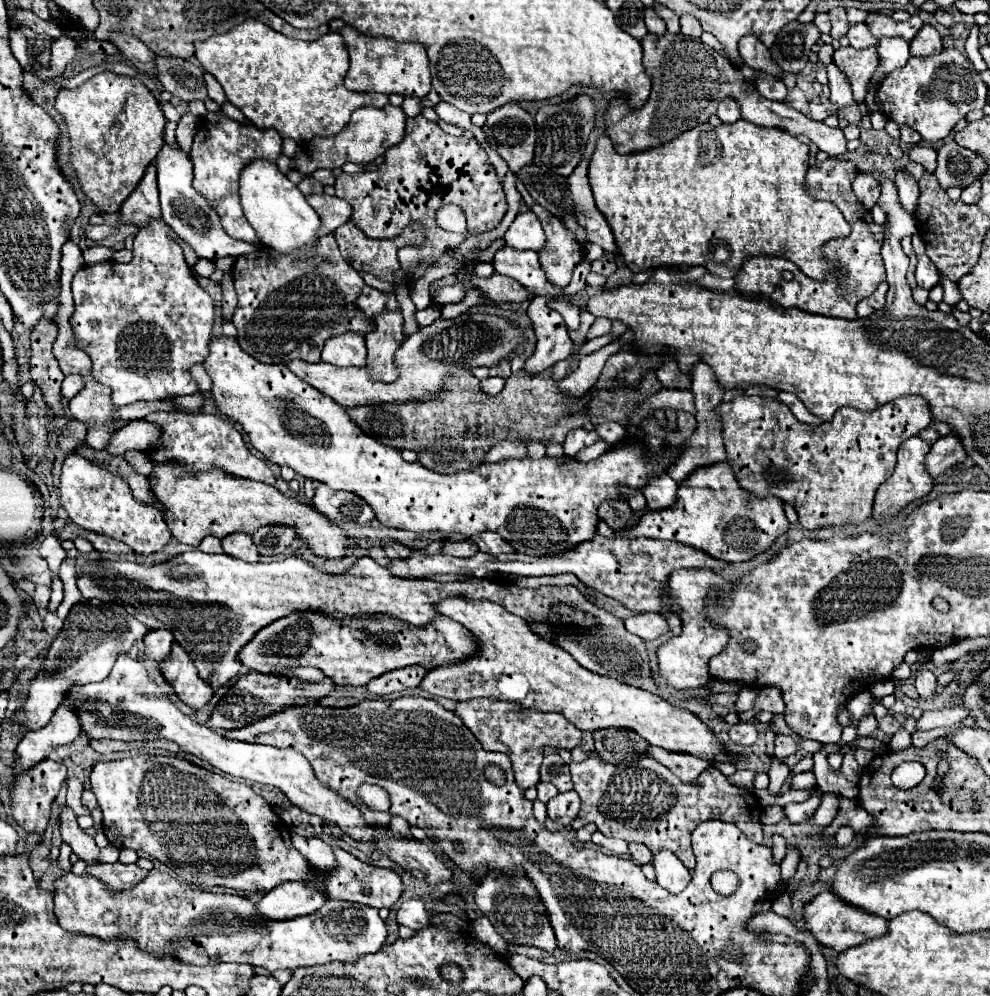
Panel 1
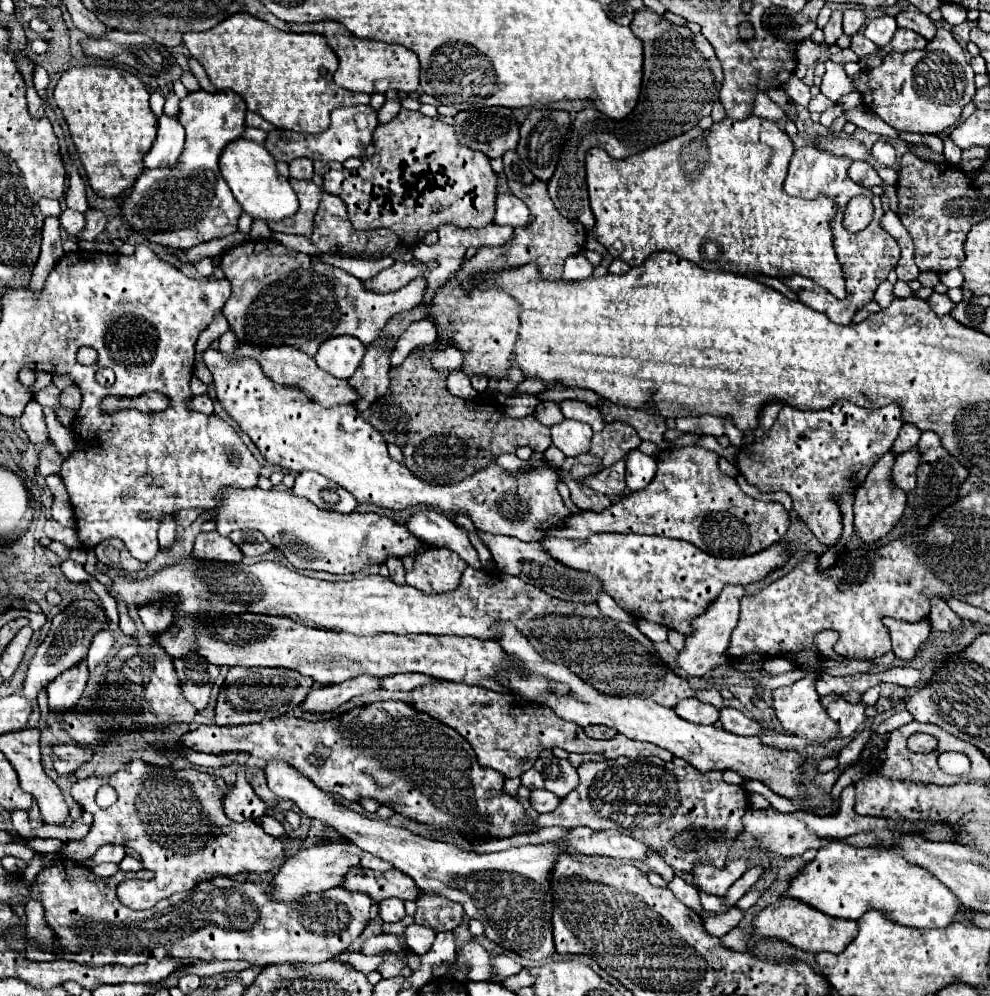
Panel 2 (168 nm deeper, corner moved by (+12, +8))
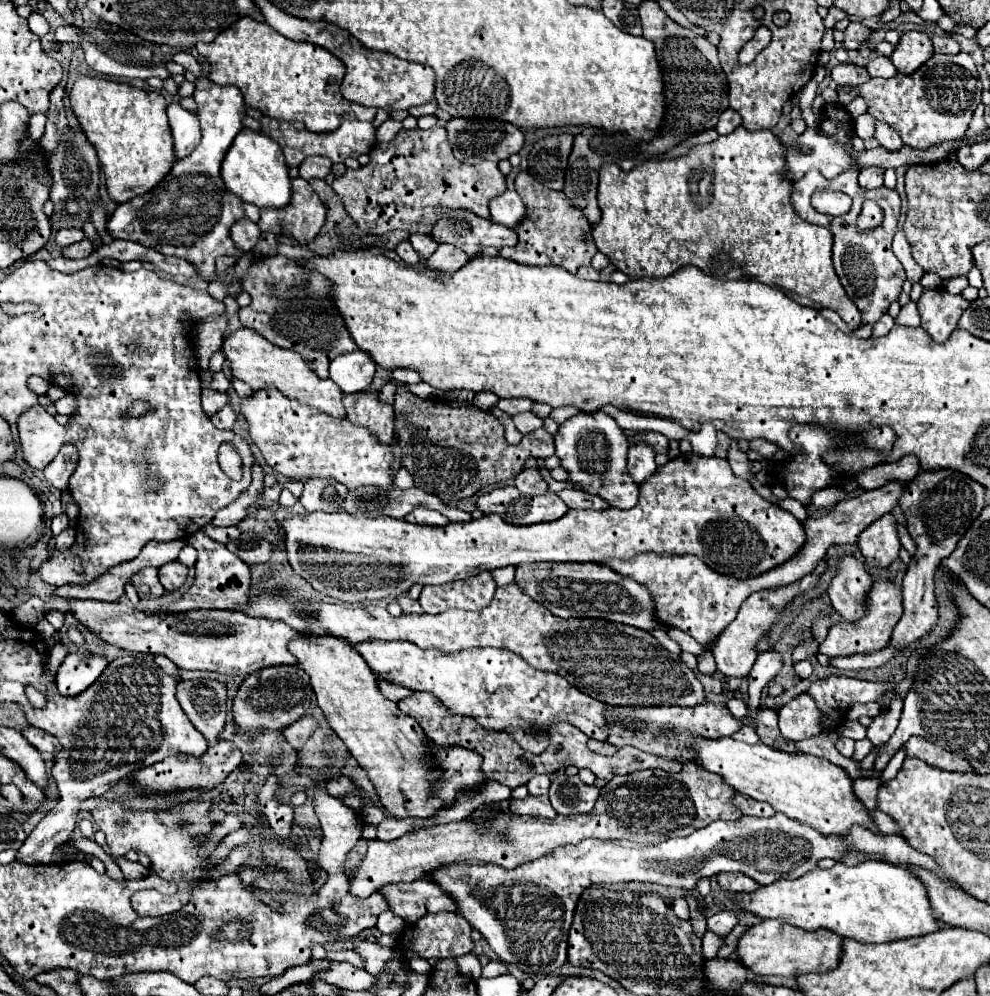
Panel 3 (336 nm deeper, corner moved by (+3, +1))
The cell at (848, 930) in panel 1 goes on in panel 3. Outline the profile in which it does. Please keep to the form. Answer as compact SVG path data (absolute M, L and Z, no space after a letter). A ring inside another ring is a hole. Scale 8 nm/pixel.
M775 919L761 921L755 927L749 927L739 943L737 943L737 959L745 963L755 975L797 975L811 971L829 971L837 967L841 957L841 941L843 937L819 929L819 931L803 931L789 923L779 923Z

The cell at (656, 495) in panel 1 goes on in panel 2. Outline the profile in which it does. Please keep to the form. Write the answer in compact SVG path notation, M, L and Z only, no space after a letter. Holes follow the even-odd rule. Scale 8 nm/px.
M640 450L630 452L626 458L626 484L630 492L644 490L656 474L656 460L652 456L642 454Z

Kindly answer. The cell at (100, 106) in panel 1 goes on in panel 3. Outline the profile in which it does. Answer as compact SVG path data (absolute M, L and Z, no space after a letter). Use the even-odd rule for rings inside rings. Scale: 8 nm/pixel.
M81 77L75 81L69 99L71 99L71 107L79 119L83 133L87 135L89 143L97 149L99 163L107 181L107 191L115 203L127 203L129 199L151 191L171 171L177 159L173 155L173 135L171 135L167 113L165 113L167 101L161 93L141 91L131 85L115 83L109 79Z

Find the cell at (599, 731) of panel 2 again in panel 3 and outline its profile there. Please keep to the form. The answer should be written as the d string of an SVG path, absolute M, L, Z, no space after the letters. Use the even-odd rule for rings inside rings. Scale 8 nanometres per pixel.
M589 739L589 749L593 751L593 753L599 753L599 755L615 755L617 753L617 747L615 745L611 745L611 743L603 743L603 741L595 741L595 739Z

